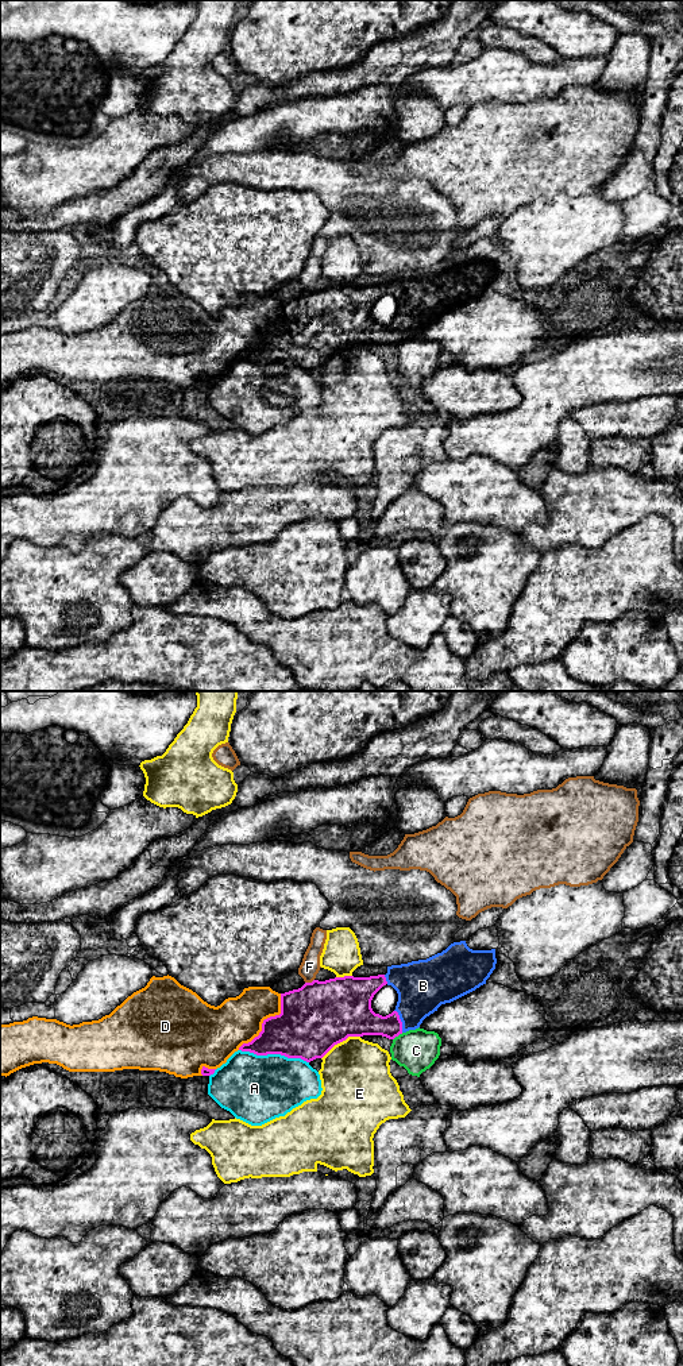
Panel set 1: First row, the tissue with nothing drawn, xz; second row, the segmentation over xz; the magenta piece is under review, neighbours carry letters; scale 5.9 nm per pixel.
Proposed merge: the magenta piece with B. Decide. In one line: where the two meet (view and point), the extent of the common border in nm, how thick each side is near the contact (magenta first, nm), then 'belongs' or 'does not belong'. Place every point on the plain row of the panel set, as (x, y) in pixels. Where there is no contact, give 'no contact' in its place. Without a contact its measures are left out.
contact xz (400, 330); length 140 nm; calibres 200 and 320 nm; belongs

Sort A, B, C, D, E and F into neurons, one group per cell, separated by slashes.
A / B / C / D / E / F

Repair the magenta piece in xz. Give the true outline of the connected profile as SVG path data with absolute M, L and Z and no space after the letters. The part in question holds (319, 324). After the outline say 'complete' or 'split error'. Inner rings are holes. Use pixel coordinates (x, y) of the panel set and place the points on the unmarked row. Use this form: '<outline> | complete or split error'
M460 250L427 269L387 275L386 283L344 285L305 292L298 298L281 302L281 323L265 328L259 344L243 352L239 359L256 364L281 363L310 371L323 367L348 346L382 344L394 348L402 342L418 337L441 313L451 312L486 293L495 273L495 258L472 259L466 250ZM386 293L397 300L398 310L391 323L382 325L373 320L371 309Z | split error

